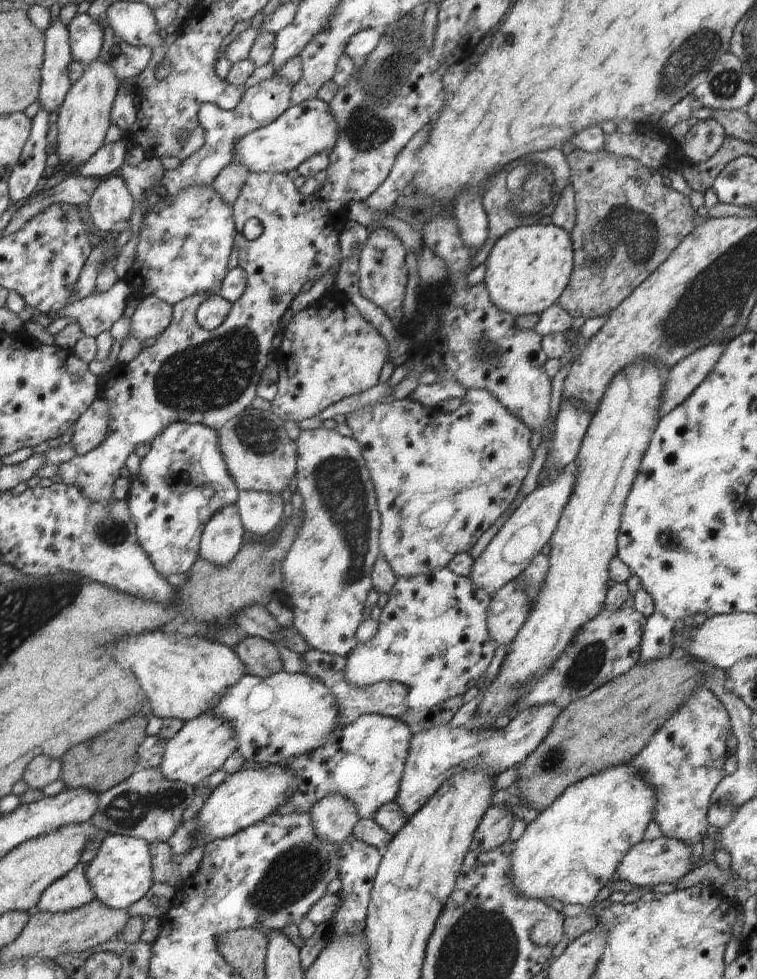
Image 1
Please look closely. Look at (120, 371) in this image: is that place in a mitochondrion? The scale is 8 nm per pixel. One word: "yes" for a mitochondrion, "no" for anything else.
no

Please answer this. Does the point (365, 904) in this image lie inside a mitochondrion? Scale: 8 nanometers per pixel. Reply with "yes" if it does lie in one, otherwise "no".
no

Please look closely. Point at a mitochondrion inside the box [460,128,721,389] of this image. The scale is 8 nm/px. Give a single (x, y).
(625, 236)

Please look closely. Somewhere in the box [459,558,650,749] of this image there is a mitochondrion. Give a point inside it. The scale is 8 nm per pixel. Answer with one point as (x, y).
(586, 666)

